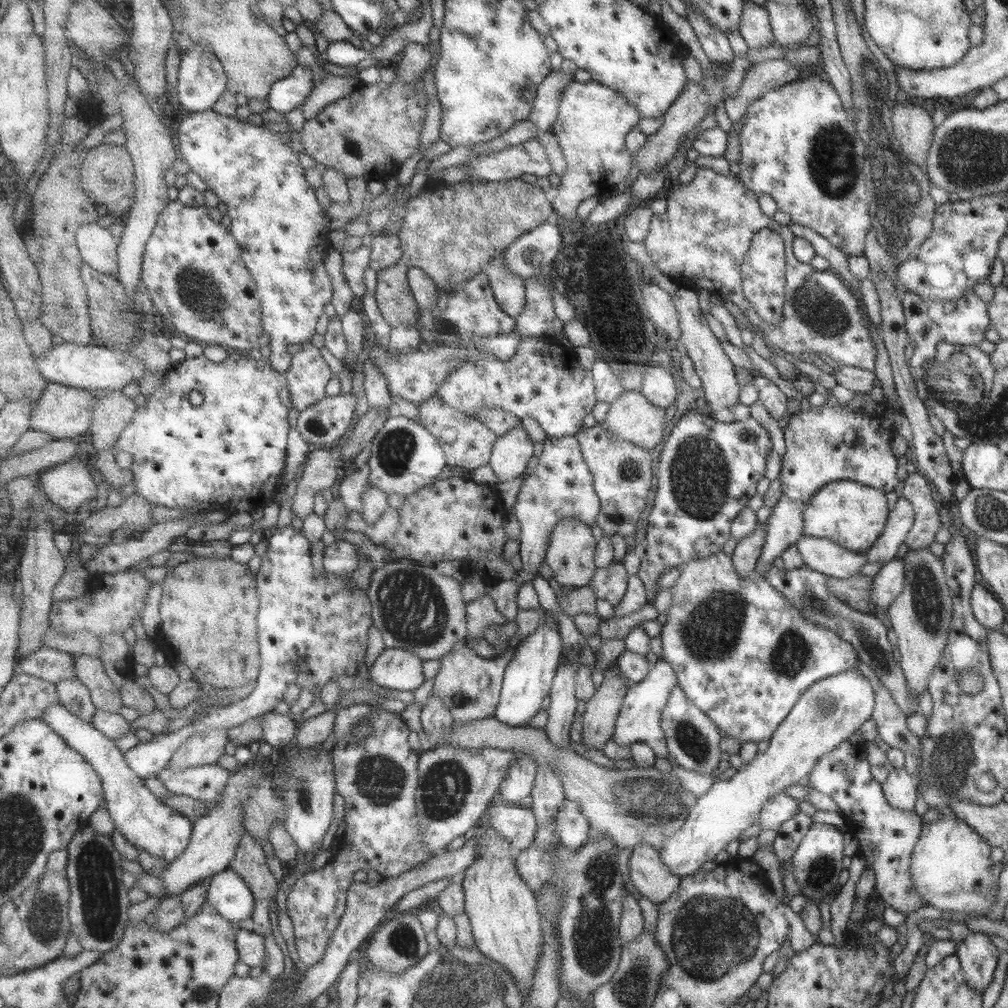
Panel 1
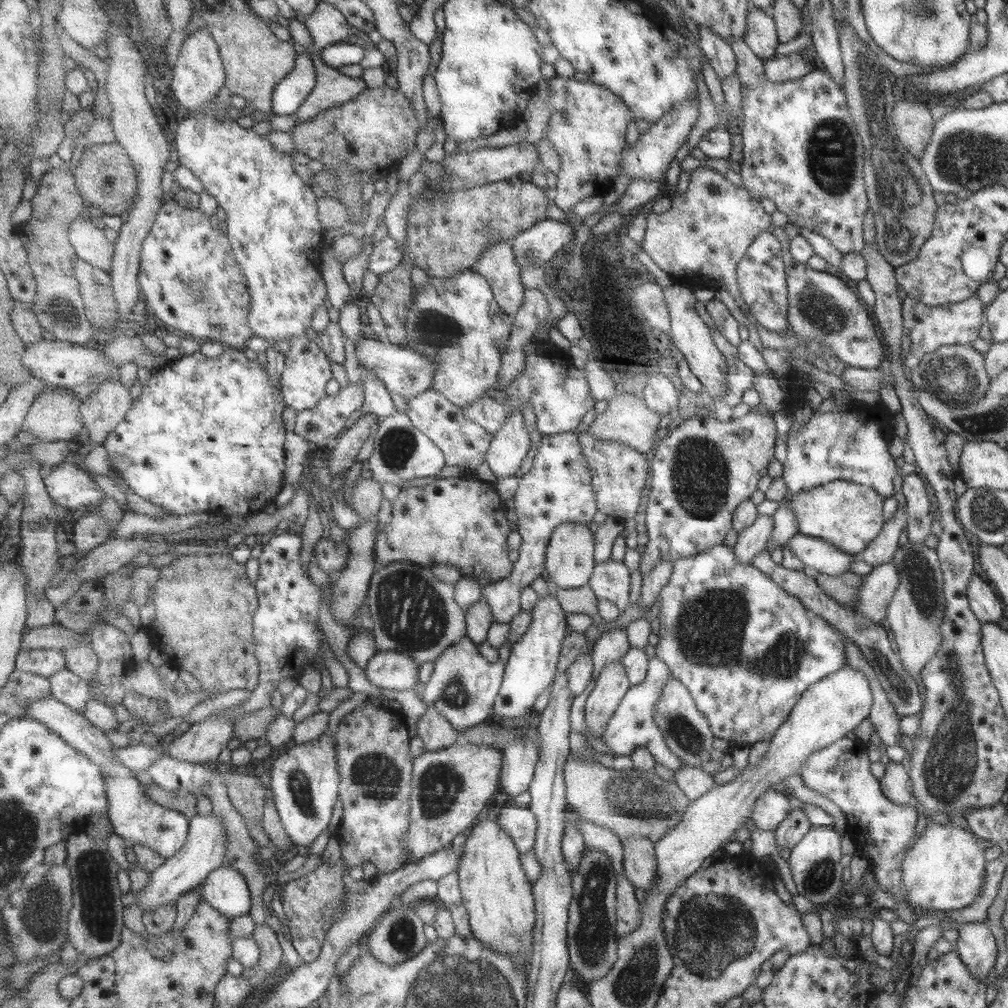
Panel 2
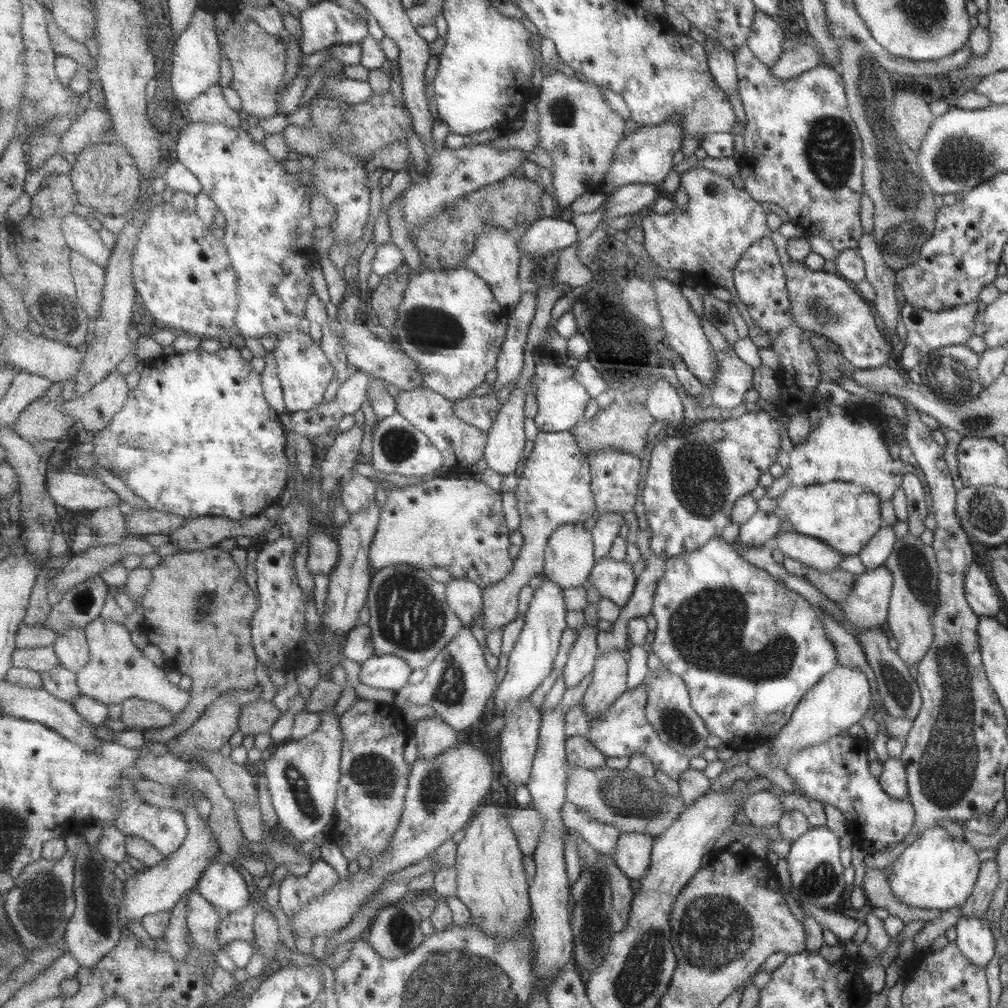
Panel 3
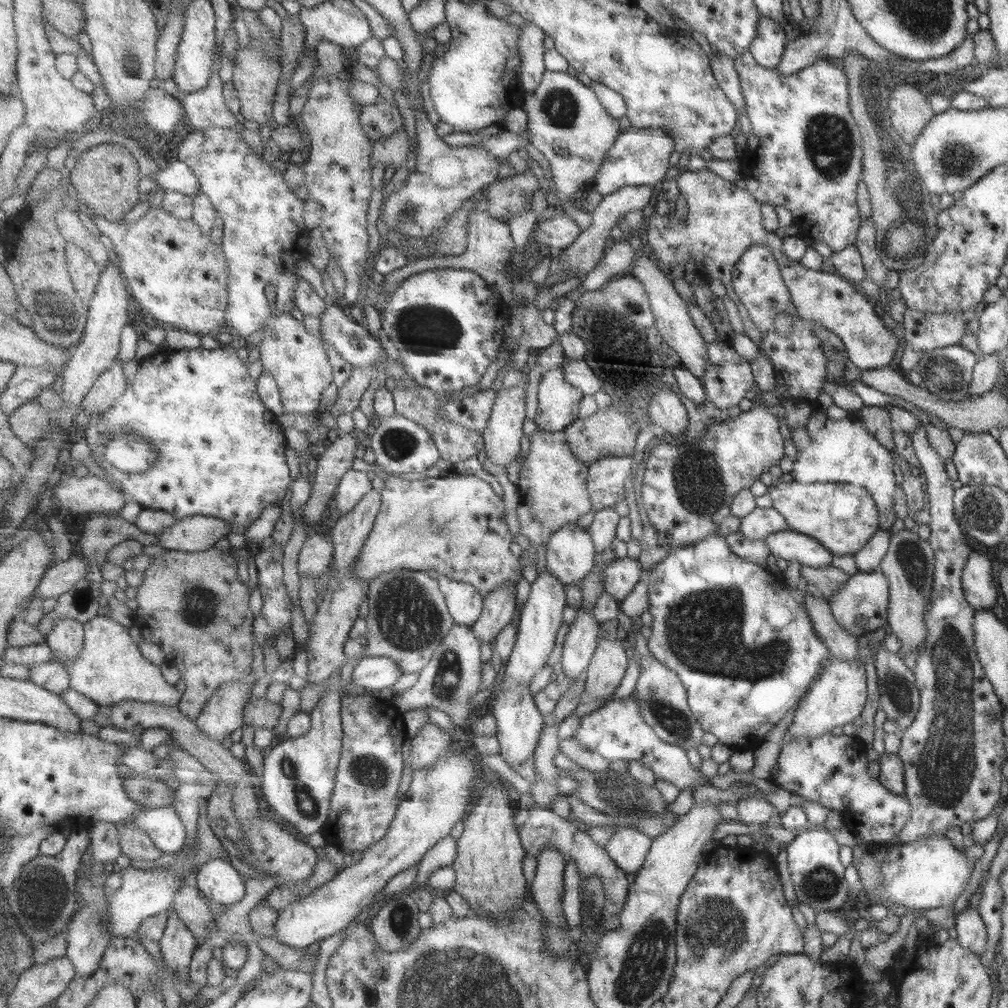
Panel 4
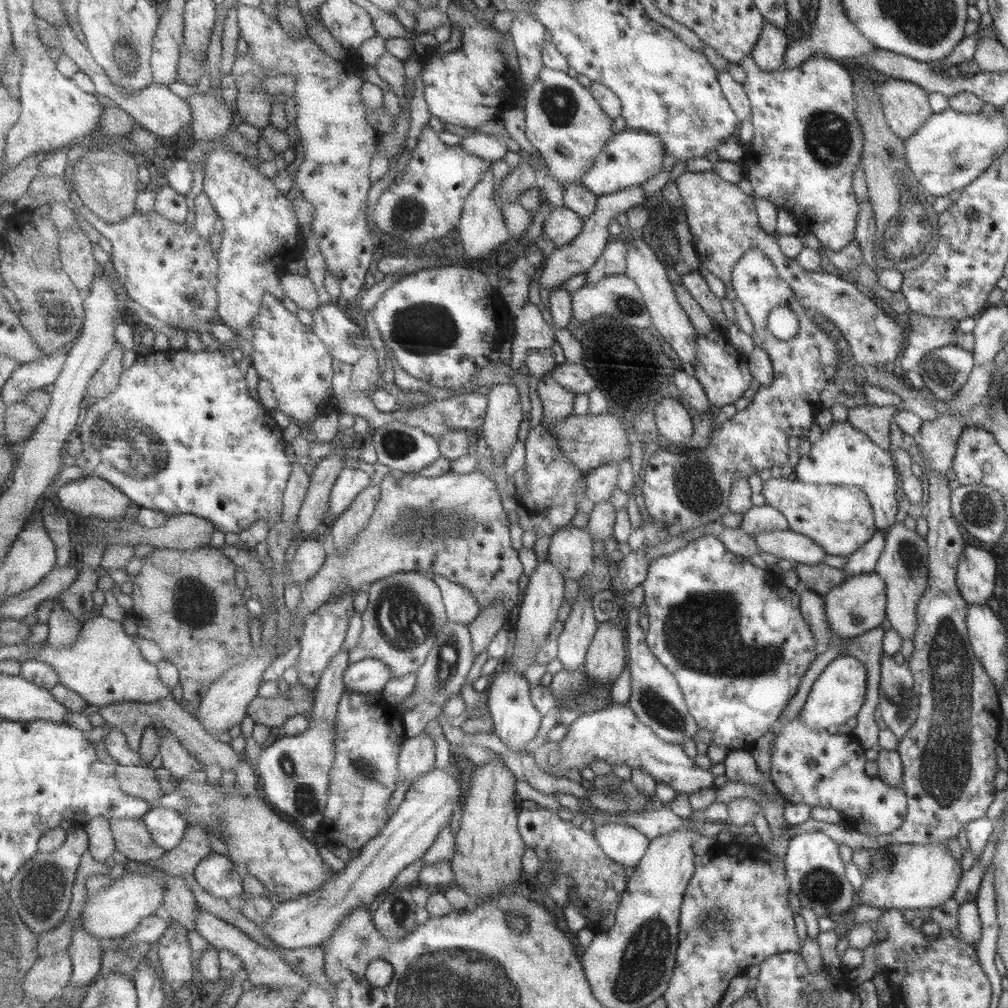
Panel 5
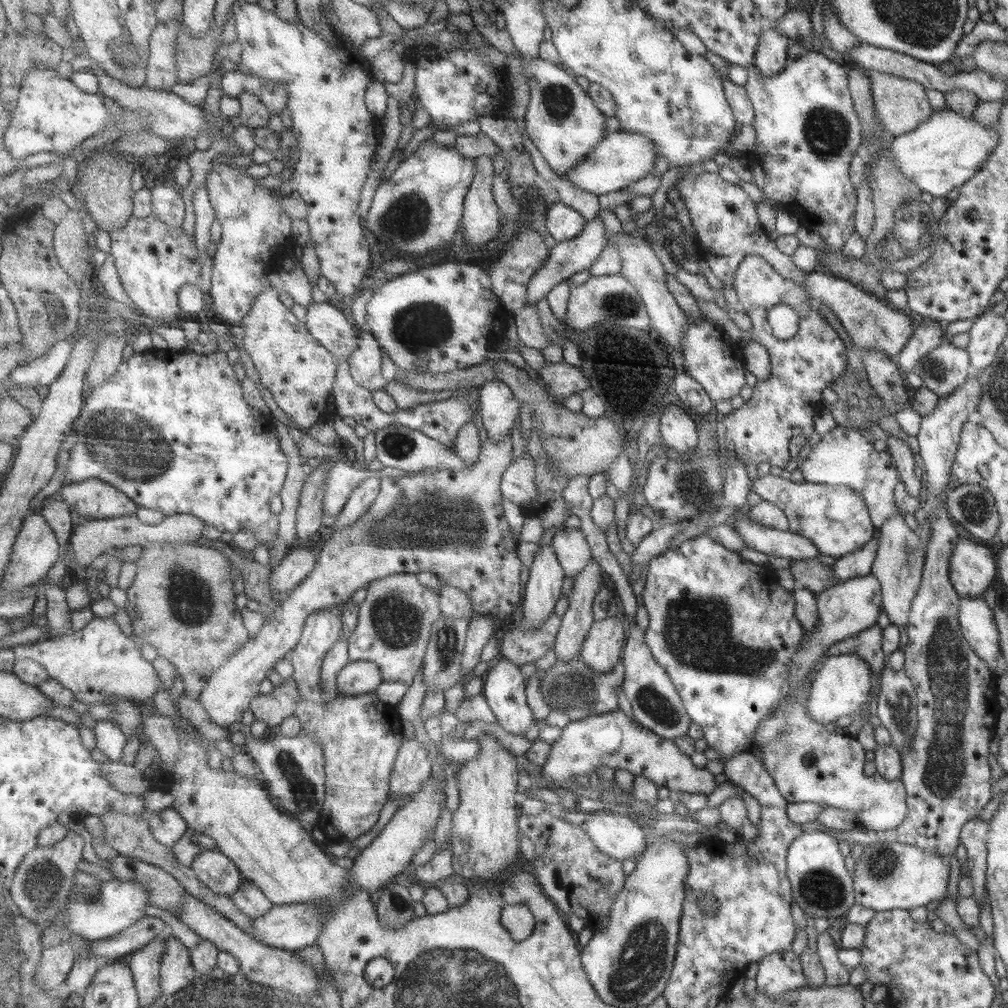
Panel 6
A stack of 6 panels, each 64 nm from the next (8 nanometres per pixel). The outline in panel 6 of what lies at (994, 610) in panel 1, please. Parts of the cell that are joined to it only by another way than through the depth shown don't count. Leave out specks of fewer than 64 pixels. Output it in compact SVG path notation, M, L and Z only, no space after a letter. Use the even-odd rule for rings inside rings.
M959 539L948 562L948 576L959 597L982 597L996 576L996 560L989 545Z

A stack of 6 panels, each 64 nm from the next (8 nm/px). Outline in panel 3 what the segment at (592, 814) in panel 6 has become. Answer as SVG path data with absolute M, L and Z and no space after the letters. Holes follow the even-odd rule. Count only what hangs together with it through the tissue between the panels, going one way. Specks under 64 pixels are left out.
M621 832L618 836L614 862L631 880L640 880L650 868L652 838L640 832Z

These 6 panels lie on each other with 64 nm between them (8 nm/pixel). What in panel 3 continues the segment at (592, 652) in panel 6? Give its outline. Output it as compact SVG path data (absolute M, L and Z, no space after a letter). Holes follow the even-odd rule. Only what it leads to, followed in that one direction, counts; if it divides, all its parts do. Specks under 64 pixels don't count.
M609 651L594 661L594 667L590 672L591 682L587 687L583 702L589 721L592 717L600 716L601 713L609 710L610 706L627 690L625 673L625 656L619 651Z

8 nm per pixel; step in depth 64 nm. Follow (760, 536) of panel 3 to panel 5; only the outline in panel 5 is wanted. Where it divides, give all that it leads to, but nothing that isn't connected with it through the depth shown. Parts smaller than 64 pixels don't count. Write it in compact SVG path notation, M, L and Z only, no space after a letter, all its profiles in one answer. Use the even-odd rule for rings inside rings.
M767 504L752 508L742 515L743 520L738 528L749 536L763 531L788 530L786 518Z

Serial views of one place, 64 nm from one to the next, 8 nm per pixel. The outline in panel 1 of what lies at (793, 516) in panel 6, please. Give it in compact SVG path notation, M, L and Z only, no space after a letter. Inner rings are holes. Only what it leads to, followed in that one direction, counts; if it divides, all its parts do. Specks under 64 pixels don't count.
M835 480L817 490L803 511L803 535L825 538L844 549L865 553L879 538L888 516L885 493L849 480Z

